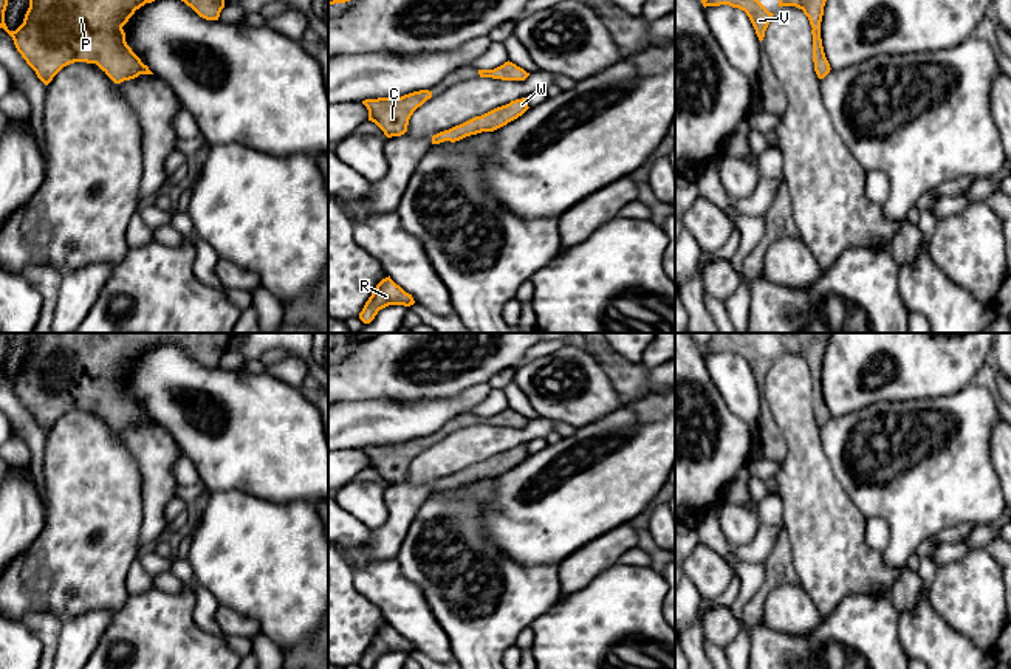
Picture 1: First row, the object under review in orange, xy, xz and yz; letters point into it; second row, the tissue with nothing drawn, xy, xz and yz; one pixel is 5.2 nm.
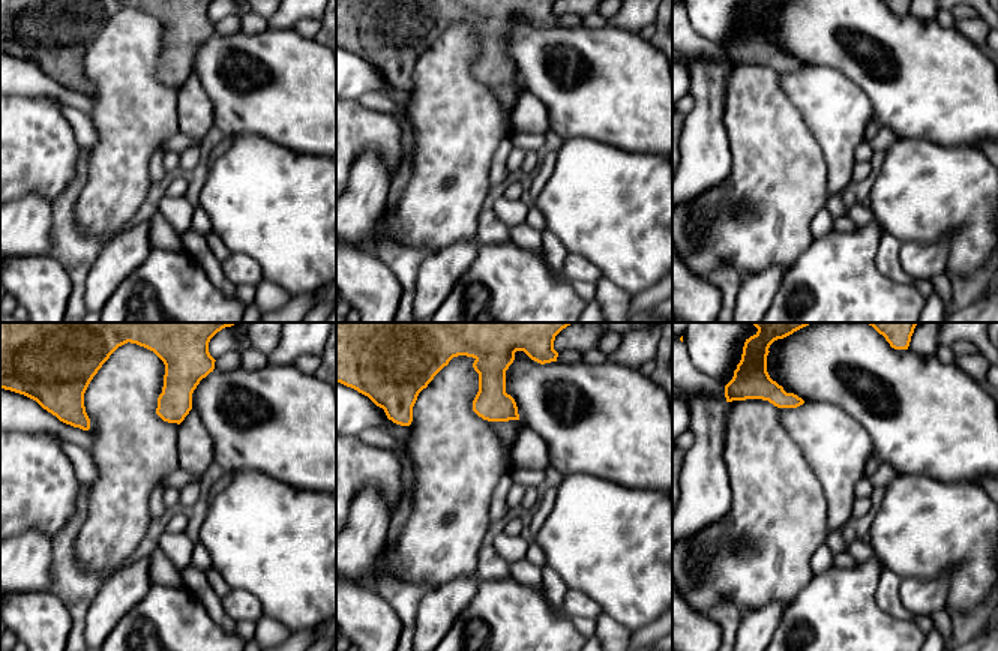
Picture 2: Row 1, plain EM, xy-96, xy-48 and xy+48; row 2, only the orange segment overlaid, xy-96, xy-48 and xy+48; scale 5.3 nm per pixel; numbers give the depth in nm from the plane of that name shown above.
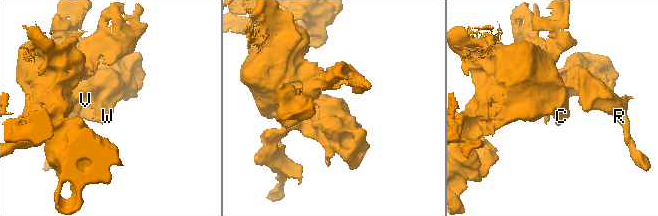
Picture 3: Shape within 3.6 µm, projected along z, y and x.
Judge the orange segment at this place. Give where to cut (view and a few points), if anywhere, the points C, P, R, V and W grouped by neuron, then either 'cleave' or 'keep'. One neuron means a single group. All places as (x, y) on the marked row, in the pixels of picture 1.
no cut; C P R V W; keep

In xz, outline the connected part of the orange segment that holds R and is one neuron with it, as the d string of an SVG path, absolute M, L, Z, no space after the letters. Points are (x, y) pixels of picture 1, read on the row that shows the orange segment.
M389 276L376 285L372 296L365 302L362 311L359 313L359 319L364 324L370 324L375 319L375 316L378 314L378 311L389 305L410 307L413 304L415 304L415 300L413 300L412 294L406 293Z

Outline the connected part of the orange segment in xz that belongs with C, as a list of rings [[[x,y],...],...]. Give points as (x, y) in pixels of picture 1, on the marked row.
[[[420,90],[401,98],[365,99],[368,121],[375,122],[387,138],[401,136],[407,132],[413,112],[432,98],[432,91]]]

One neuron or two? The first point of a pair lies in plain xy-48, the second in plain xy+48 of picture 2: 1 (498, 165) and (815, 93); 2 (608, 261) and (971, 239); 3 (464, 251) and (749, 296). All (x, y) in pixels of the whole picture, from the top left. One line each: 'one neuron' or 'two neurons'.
1: one neuron
2: one neuron
3: one neuron

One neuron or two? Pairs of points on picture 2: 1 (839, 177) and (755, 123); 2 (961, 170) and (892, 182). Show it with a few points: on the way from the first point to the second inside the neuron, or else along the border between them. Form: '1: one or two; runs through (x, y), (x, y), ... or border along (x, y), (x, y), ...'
1: two; border along (815, 138), (827, 167), (827, 191), (830, 194)
2: one; runs through (944, 182), (908, 182)

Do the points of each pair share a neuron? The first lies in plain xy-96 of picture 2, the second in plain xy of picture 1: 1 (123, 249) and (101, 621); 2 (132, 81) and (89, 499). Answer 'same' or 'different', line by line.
1: same
2: same

